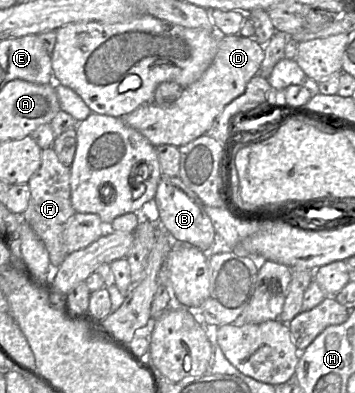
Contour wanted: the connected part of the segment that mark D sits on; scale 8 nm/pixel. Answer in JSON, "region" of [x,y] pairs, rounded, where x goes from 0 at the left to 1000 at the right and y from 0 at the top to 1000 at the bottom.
{"region":[[[623,92],[594,165],[552,209],[515,226],[493,260],[470,272],[434,262],[403,267],[352,295],[349,310],[437,374],[487,369],[504,377],[577,344],[631,272],[679,244],[699,209],[730,188],[744,153],[744,120],[715,97]]]}

